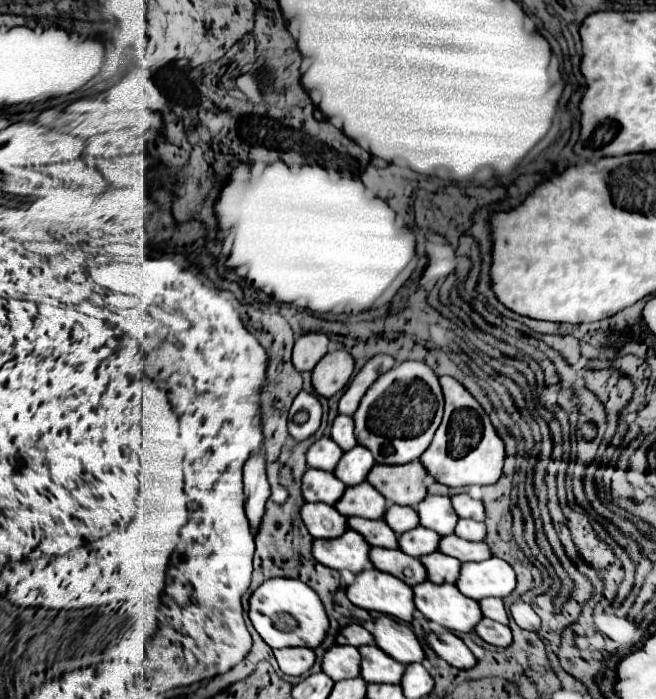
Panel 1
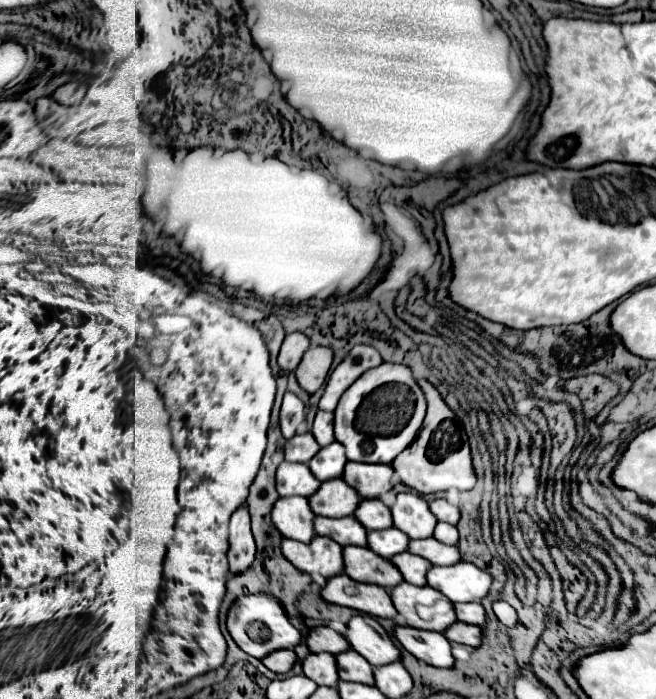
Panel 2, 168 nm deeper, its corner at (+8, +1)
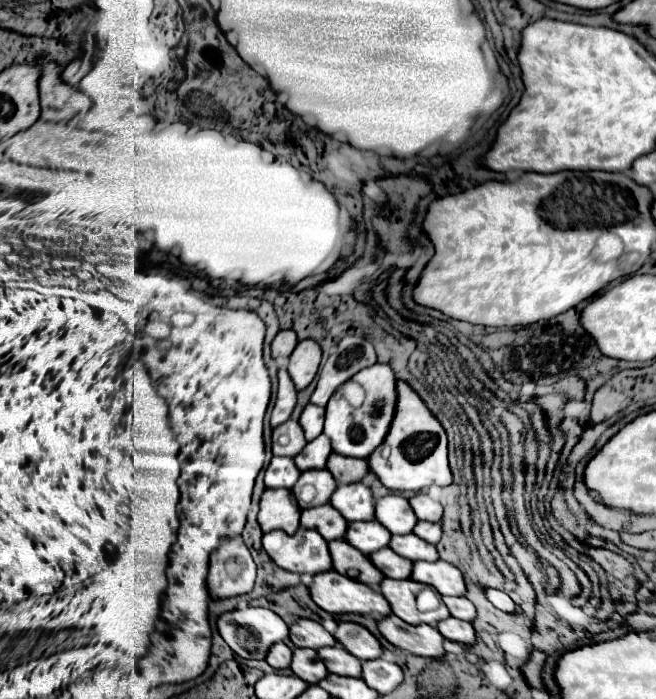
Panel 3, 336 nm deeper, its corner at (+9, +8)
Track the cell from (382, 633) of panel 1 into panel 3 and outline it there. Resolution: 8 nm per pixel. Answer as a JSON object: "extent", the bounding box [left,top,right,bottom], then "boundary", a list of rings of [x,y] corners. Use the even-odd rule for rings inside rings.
{"extent":[335,622,383,660],"boundary":[[[341,622],[335,632],[335,638],[359,660],[375,660],[383,654],[379,640],[361,624]]]}

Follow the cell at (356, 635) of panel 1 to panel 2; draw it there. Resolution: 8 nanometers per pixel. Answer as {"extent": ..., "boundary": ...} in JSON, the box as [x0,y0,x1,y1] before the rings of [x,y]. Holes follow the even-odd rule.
{"extent":[306,627,350,655],"boundary":[[[314,627],[310,631],[310,635],[306,637],[306,645],[310,649],[310,653],[331,653],[332,655],[338,655],[338,653],[350,649],[350,645],[346,643],[346,639],[336,633],[334,629],[330,627]]]}

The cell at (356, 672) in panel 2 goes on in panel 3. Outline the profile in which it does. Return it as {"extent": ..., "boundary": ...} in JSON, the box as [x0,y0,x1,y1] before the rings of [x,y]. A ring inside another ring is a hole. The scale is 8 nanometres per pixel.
{"extent":[317,646,361,678],"boundary":[[[343,646],[321,648],[317,652],[319,652],[319,656],[325,662],[325,666],[327,666],[329,672],[339,674],[339,676],[361,678],[361,662],[351,652],[345,652]]]}

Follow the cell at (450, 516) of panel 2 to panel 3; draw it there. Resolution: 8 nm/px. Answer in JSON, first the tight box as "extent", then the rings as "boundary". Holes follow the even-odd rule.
{"extent":[409,494,443,522],"boundary":[[[417,494],[415,498],[409,500],[417,518],[427,520],[427,522],[441,522],[443,518],[443,506],[435,500],[431,500],[427,494]]]}

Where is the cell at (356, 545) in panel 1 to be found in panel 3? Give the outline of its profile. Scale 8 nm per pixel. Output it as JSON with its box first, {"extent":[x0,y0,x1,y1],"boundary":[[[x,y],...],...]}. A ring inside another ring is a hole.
{"extent":[263,528,333,574],"boundary":[[[299,528],[293,536],[285,532],[263,534],[263,548],[273,562],[289,572],[319,574],[333,568],[327,540],[313,530]]]}

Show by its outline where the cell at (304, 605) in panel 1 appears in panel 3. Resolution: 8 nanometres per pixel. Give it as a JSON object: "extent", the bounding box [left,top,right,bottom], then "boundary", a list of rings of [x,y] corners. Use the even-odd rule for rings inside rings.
{"extent":[217,606,289,660],"boundary":[[[243,606],[243,608],[235,608],[233,612],[225,612],[217,620],[217,628],[219,628],[219,634],[223,636],[223,640],[231,646],[231,650],[237,656],[257,658],[257,660],[263,660],[273,644],[283,642],[289,636],[289,628],[281,616],[277,616],[269,608],[253,608],[253,606]]]}

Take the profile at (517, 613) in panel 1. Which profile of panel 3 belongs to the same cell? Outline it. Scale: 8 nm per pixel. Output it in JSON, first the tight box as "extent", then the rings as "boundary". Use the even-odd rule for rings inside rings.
{"extent":[485,588,515,614],"boundary":[[[487,588],[487,590],[485,590],[485,596],[487,596],[487,600],[491,600],[491,602],[495,604],[495,608],[499,608],[501,612],[507,612],[507,614],[513,614],[513,612],[515,612],[515,604],[513,604],[513,600],[511,600],[505,592],[495,590],[495,588]]]}

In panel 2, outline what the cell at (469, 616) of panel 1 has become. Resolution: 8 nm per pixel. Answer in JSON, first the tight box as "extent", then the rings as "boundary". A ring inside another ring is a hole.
{"extent":[390,583,456,631],"boundary":[[[400,583],[390,591],[396,611],[414,629],[446,631],[456,621],[452,603],[432,587],[414,587],[410,583]],[[420,609],[420,613],[418,613]]]}

